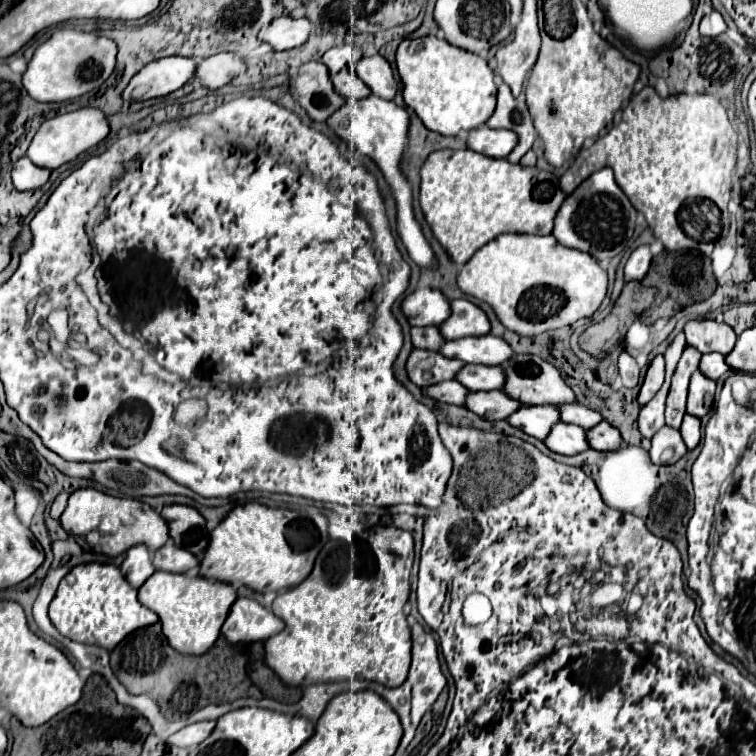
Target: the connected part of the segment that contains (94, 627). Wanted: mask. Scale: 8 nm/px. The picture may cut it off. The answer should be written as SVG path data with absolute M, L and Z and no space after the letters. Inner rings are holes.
M97 562L75 566L61 580L57 594L49 604L49 618L61 636L83 644L95 644L109 652L133 630L151 626L159 620L155 612L137 600L137 590L129 586L117 566Z

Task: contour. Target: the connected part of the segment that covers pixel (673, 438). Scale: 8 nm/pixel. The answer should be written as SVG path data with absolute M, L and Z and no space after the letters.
M663 426L653 438L651 438L651 448L649 448L649 458L653 464L661 466L661 454L665 450L673 450L673 456L667 460L667 464L677 462L681 456L685 456L685 444L681 442L681 434L675 428Z

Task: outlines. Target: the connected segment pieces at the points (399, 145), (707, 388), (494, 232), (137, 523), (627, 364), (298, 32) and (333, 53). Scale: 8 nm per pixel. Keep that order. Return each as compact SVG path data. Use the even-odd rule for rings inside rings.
M369 94L365 98L351 98L351 100L347 100L337 112L333 112L333 116L327 120L327 126L337 136L341 136L343 140L347 140L349 146L355 152L371 158L377 164L377 168L383 172L385 182L391 186L395 208L397 208L397 234L399 234L403 246L407 248L409 258L415 264L423 266L423 268L431 268L435 264L435 256L433 256L433 250L431 250L429 242L421 234L421 226L413 218L411 186L405 180L405 176L401 174L401 170L399 170L401 154L403 154L403 148L407 146L407 128L409 128L409 114L407 114L407 110L399 108L391 100L383 100L383 98L375 96L375 94ZM341 114L347 118L345 126L343 126Z
M695 372L689 382L687 414L695 416L695 418L703 418L711 410L713 398L715 398L715 382L709 380L707 376Z
M437 150L425 158L419 176L423 216L457 266L463 266L475 250L499 234L551 234L557 208L565 200L551 172L513 166L503 158L481 156L473 150Z
M81 488L69 496L61 524L67 534L75 536L83 550L89 548L105 556L119 556L135 544L145 544L151 552L155 552L169 540L165 520L149 504L131 498L113 498L95 488Z
M621 352L619 356L619 376L625 388L635 388L639 382L639 366L635 358L631 358L627 352Z
M281 16L259 32L259 40L267 42L273 50L289 50L301 46L309 38L309 34L311 26L307 18Z
M335 46L335 48L327 50L327 52L321 56L321 62L327 64L327 68L329 68L331 74L335 74L335 72L341 70L343 66L353 64L359 56L361 56L361 52L359 52L355 46Z

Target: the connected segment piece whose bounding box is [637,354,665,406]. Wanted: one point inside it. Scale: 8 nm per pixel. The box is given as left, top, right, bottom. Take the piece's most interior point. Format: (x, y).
(653, 381)

